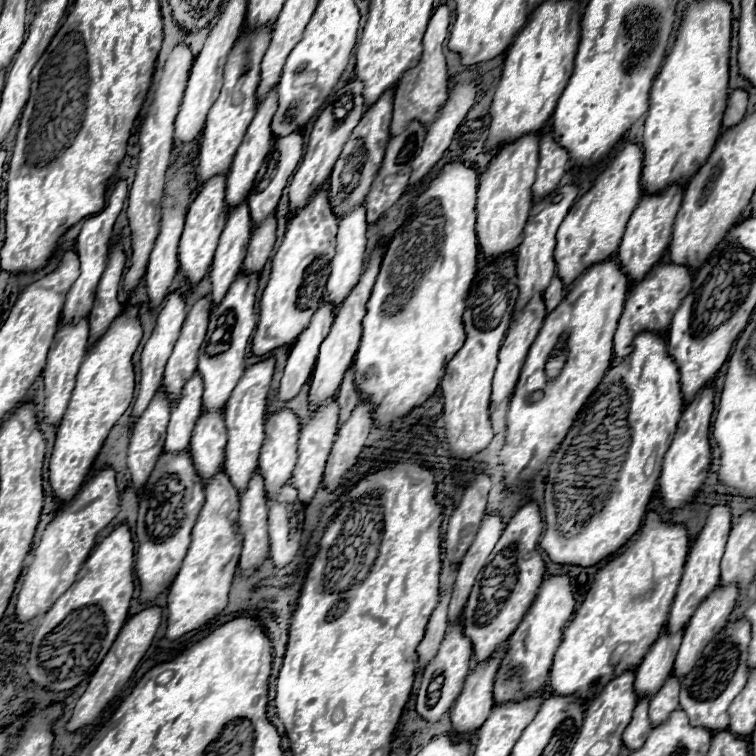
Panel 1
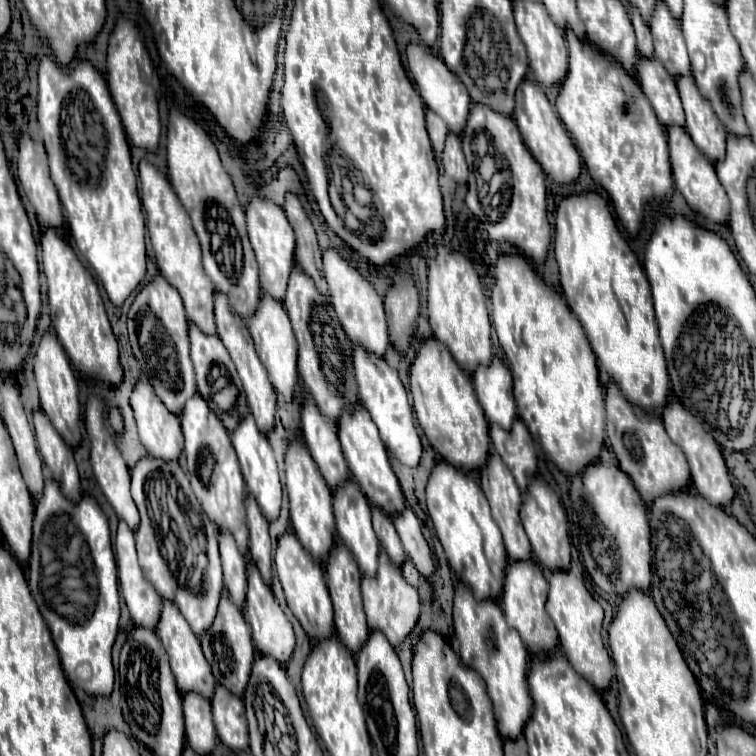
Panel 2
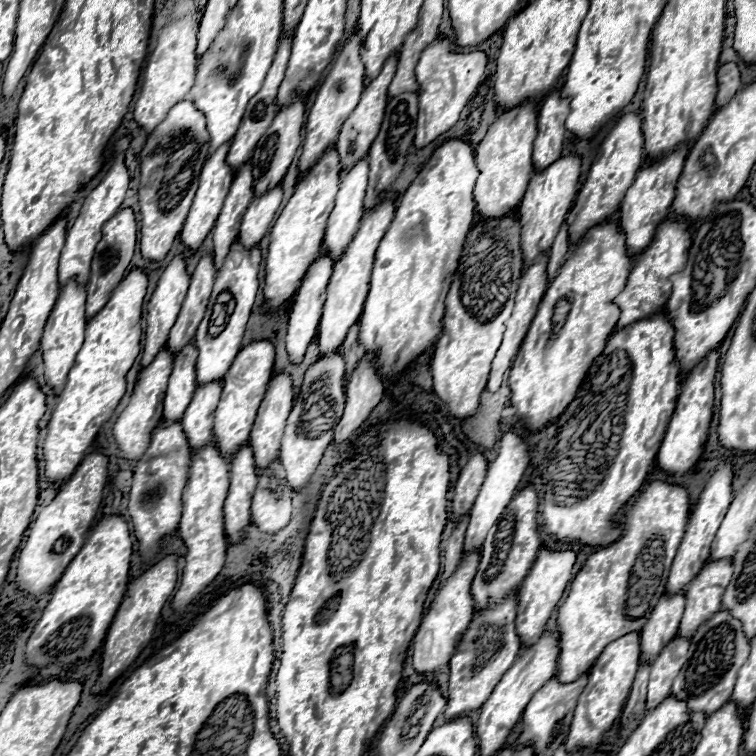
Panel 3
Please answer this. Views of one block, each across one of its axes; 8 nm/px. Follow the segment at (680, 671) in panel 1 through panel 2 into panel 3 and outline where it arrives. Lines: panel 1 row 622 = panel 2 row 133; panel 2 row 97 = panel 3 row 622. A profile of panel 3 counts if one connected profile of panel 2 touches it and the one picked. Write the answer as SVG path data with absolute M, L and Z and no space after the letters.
M710 560L696 574L696 578L688 584L684 592L686 608L678 630L682 638L692 638L698 626L708 618L712 618L722 608L720 600L730 580L732 580L730 560L718 560L718 562Z

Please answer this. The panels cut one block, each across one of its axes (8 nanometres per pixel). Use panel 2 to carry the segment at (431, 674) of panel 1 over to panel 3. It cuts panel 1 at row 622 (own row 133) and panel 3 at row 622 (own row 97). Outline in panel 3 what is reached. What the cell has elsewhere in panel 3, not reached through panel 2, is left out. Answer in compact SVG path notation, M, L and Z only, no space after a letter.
M478 550L464 554L454 574L444 582L444 586L438 590L436 598L432 600L428 614L422 618L422 624L412 640L412 650L414 650L412 662L414 662L416 672L436 672L442 666L446 666L450 656L454 654L456 644L460 642L466 626L470 624L474 616L474 600L470 596L470 584L474 580L474 574L478 572L478 562L480 562Z

